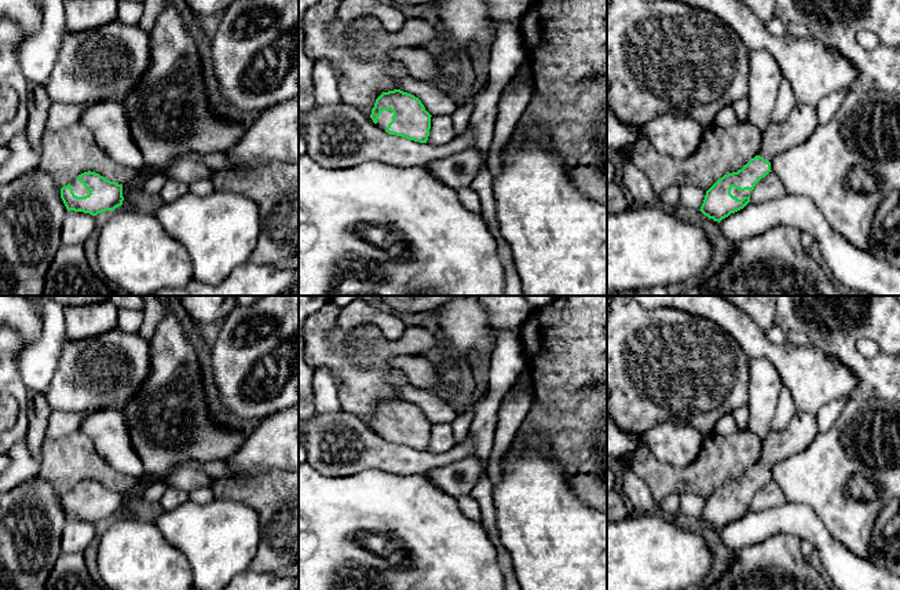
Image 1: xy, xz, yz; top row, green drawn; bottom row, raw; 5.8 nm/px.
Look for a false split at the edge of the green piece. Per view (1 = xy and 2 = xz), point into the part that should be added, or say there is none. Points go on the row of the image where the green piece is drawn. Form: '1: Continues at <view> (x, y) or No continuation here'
1: Continues at xy (79, 189)
2: Continues at xz (386, 117)

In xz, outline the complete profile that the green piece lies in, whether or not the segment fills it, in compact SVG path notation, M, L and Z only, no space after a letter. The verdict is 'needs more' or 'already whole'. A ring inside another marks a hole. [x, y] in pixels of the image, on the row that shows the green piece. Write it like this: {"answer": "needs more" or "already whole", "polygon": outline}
{"answer": "needs more", "polygon": "M400 89L383 92L372 109L370 118L389 135L427 143L431 114L418 98Z"}

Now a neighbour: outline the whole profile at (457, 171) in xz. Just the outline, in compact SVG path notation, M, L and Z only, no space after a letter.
M467 149L440 160L431 160L425 166L435 179L457 191L471 186L484 161L484 154Z

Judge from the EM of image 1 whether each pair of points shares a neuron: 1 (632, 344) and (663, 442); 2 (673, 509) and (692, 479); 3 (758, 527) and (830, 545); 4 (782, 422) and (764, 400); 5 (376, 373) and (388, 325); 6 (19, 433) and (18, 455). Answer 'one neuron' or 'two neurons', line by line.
1: two neurons
2: two neurons
3: one neuron
4: two neurons
5: two neurons
6: two neurons

